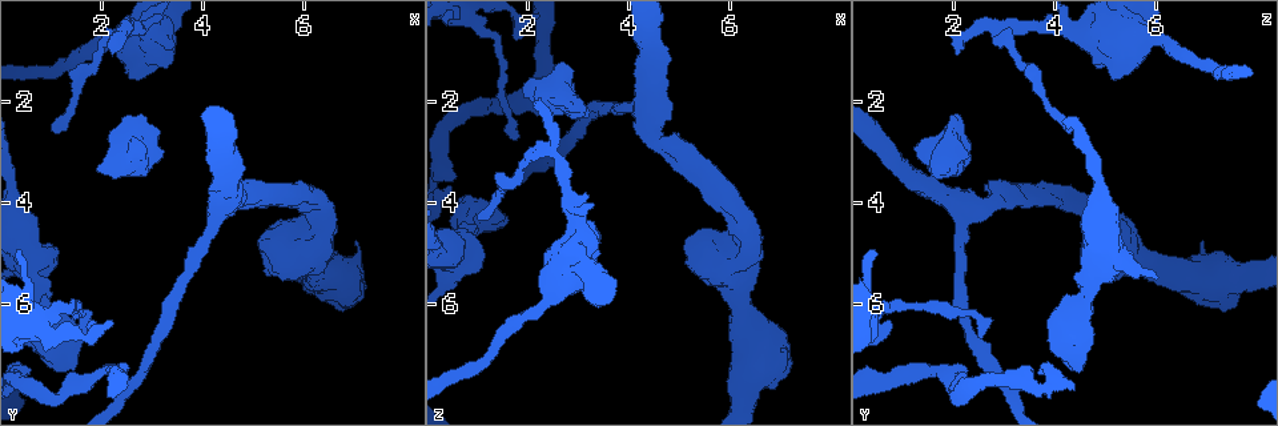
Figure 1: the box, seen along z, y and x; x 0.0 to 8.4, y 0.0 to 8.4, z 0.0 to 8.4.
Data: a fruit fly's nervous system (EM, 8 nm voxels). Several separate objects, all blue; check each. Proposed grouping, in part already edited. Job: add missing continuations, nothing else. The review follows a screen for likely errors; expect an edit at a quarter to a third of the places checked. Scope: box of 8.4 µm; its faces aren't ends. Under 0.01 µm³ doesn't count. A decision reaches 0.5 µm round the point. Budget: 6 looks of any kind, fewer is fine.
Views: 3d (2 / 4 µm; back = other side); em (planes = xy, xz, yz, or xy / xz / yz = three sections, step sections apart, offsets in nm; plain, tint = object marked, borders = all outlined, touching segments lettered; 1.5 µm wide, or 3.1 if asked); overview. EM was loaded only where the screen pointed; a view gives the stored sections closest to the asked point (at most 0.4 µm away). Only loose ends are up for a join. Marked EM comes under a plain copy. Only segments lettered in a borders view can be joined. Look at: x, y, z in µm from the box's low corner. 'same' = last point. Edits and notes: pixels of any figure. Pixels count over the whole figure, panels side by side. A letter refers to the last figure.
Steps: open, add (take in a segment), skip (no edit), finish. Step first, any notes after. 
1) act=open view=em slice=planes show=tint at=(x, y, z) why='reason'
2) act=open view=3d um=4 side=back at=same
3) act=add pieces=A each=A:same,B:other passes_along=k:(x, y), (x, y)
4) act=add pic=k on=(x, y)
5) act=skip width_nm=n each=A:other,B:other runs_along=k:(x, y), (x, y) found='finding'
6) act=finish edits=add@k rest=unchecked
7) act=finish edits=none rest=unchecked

act=open view=em slice=planes show=borders at=(3.20, 3.00, 2.30) why='an open end'

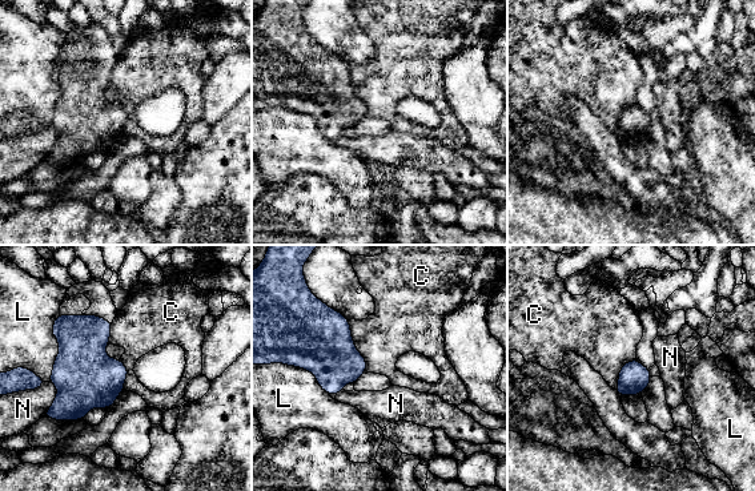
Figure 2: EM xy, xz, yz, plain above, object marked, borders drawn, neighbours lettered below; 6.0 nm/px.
act=skip each=C:other,L:other,N:other found='none of them fits'

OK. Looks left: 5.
act=open view=3d um=4 at=(1.70, 6.65, 2.50) why='tapers out'

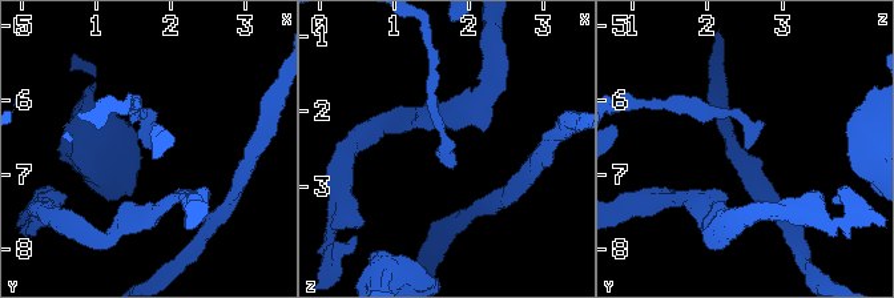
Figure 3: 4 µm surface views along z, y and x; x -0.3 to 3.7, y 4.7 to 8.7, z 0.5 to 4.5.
act=open view=em slice=xz step=8 show=tint at=(1.75, 6.70, 2.55) why='now the EM'

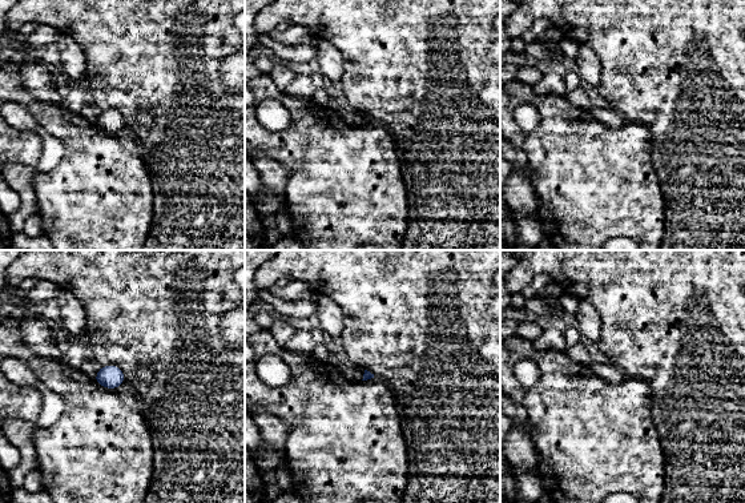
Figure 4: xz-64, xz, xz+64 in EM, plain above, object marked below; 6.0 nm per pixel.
act=open view=em slice=planes show=borders at=same why='cut it another way'

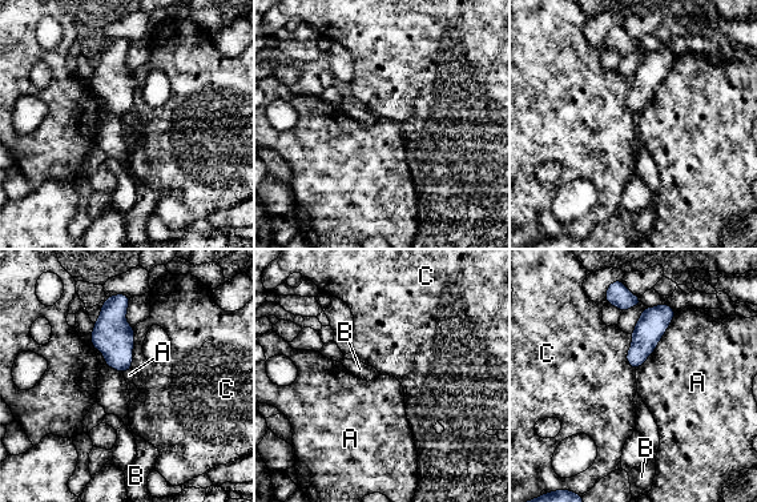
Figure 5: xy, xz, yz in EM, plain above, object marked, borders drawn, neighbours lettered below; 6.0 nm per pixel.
act=skip width_nm=120 each=A:other,B:other,C:other border=5:(676, 312), (653, 352), (636, 370) found='no lettered segment goes on from it'

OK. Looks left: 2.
act=open view=3d um=2 at=(2.20, 1.10, 2.10) why='branch stops here'

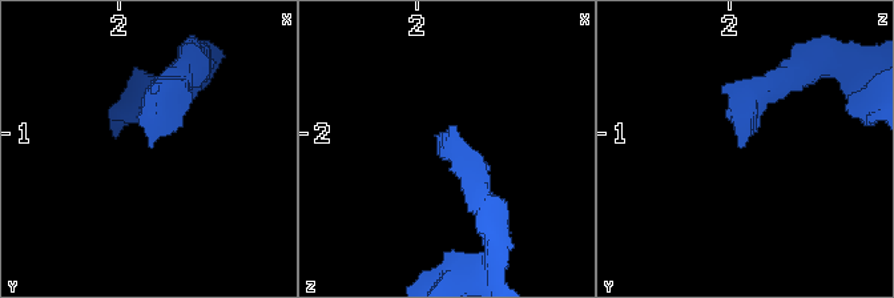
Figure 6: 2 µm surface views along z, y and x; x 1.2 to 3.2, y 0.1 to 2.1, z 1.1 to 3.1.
act=open view=em slice=xz step=8 show=borders at=(2.24, 1.08, 2.08)

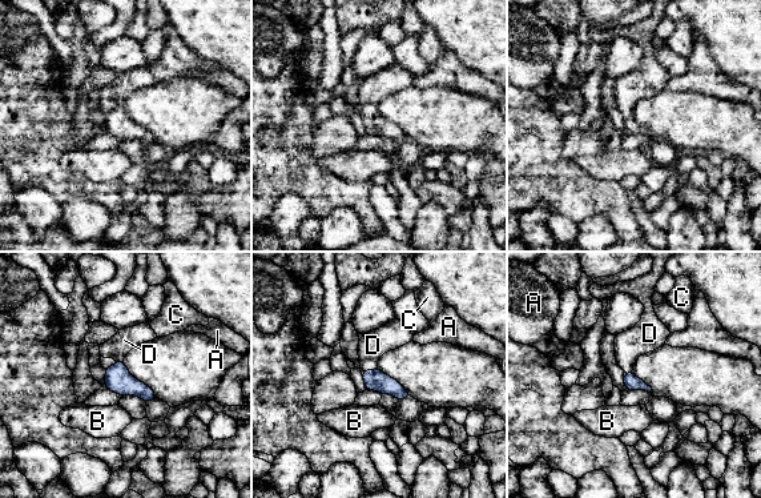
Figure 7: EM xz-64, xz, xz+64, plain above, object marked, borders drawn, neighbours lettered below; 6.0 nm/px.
act=add pieces=D each=A:other,B:other,C:other,D:same found='it goes on there'

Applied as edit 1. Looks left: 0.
act=finish edits=add@7 rest=unchecked

